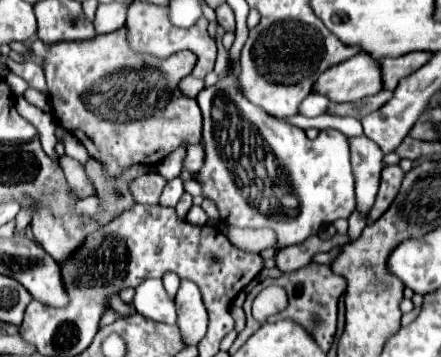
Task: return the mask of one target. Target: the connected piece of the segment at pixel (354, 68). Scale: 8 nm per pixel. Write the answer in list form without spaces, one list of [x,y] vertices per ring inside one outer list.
[[[360,52],[348,62],[340,62],[328,68],[312,88],[314,94],[324,94],[330,102],[358,102],[366,96],[374,96],[382,88],[382,76],[378,62]]]

